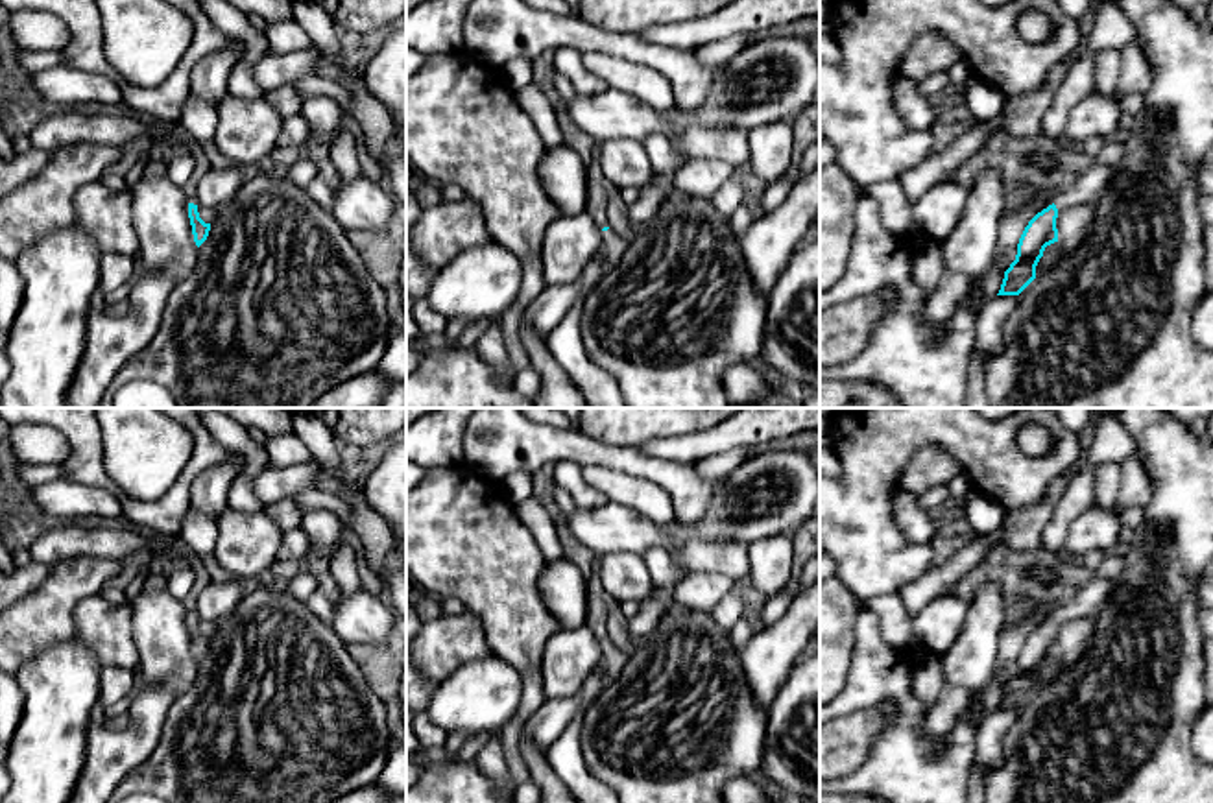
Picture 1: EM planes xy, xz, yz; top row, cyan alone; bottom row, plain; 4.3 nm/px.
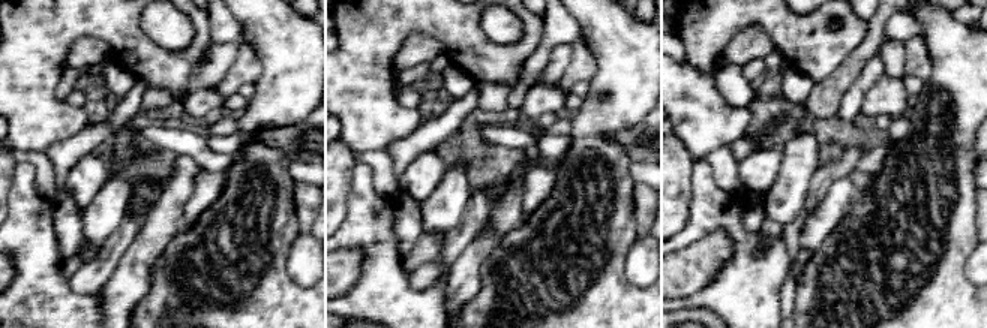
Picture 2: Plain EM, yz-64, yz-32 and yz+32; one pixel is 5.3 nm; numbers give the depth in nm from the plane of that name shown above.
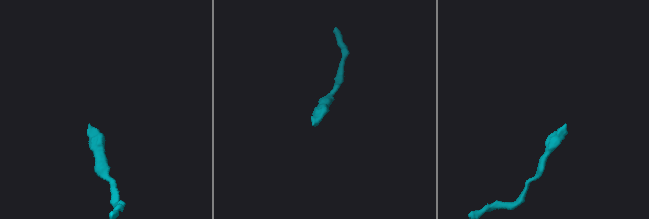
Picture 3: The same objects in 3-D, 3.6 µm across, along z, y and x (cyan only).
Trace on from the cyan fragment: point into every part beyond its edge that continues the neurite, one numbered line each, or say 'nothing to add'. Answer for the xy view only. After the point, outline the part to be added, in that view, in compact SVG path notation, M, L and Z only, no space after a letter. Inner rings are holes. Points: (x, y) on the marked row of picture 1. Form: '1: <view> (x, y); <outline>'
nothing to add

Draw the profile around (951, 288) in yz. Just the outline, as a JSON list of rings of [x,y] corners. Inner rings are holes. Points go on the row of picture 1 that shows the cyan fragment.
[[[943,271],[936,288],[929,294],[923,308],[923,319],[932,325],[940,325],[951,319],[958,303],[971,294],[971,279]]]

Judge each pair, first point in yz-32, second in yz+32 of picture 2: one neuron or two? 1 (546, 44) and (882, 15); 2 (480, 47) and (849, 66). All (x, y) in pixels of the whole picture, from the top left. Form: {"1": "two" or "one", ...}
{"1": "two", "2": "two"}

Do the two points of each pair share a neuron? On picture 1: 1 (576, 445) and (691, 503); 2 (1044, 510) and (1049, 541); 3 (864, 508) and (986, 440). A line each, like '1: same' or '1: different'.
1: same
2: different
3: same

